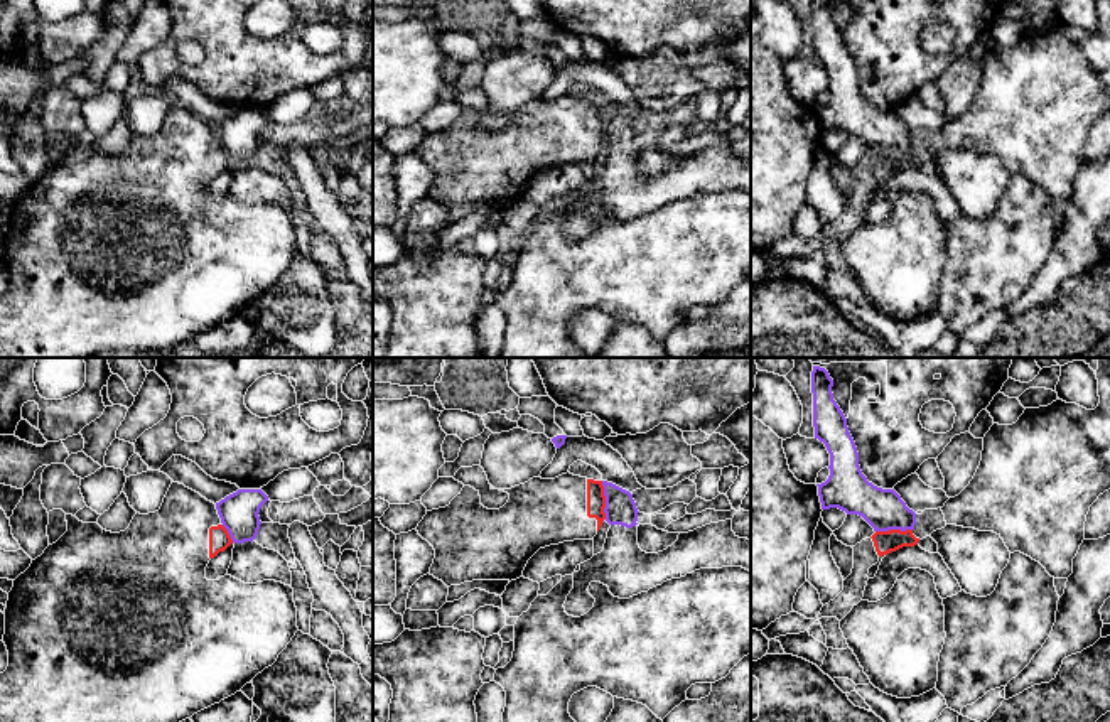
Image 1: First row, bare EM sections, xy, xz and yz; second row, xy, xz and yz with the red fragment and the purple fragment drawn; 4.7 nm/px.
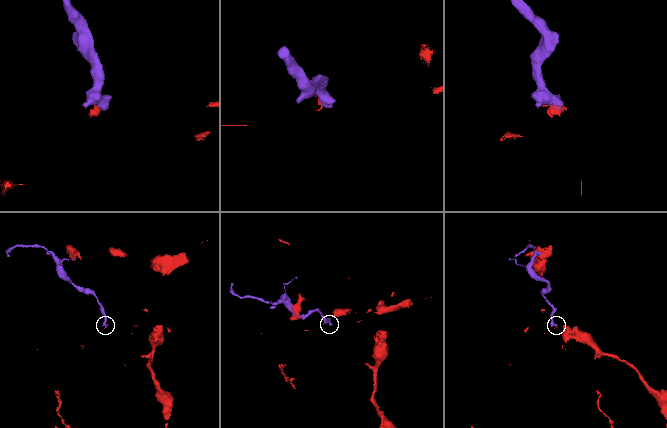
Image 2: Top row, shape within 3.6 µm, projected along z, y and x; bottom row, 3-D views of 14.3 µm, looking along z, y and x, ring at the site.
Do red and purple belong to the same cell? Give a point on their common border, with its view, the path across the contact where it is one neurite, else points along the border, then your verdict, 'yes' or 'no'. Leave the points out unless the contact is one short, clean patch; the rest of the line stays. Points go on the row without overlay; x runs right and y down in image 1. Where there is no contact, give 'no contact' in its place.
contact xz (604, 122); border xz (601, 103), (606, 140); no

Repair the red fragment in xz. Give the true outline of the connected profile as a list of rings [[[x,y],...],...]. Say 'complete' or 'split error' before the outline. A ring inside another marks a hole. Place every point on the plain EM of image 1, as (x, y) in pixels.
split error; [[[567,94],[499,113],[509,116],[508,125],[488,132],[479,113],[464,108],[449,128],[427,133],[418,145],[418,157],[435,172],[428,196],[447,209],[516,202],[540,170],[594,162],[606,142],[602,103]]]

